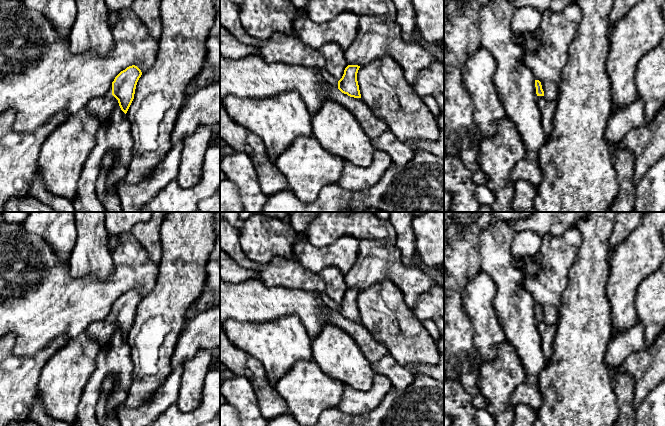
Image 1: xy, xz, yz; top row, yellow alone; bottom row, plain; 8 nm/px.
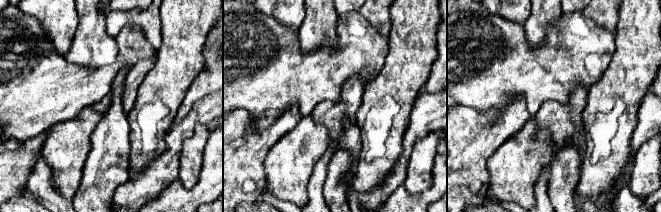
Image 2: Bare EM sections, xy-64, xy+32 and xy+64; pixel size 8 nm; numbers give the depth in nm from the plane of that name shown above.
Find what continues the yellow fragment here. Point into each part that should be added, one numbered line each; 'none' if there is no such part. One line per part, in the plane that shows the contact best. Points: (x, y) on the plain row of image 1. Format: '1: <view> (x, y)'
1: xz (327, 303)

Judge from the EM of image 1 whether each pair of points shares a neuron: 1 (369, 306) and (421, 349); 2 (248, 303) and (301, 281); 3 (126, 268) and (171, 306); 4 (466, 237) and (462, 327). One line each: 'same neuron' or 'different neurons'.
1: same neuron
2: different neurons
3: different neurons
4: same neuron

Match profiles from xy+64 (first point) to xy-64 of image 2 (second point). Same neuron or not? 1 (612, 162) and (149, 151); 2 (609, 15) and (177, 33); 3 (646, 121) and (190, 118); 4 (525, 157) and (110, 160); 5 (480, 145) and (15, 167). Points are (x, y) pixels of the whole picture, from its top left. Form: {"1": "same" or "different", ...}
{"1": "same", "2": "different", "3": "same", "4": "different", "5": "same"}

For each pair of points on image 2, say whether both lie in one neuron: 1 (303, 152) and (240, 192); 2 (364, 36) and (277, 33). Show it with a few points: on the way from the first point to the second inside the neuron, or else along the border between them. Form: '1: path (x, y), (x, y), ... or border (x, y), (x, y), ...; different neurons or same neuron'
1: border (268, 153), (264, 160), (264, 187); different neurons
2: path (342, 58), (340, 60), (302, 60), (297, 55); same neuron

